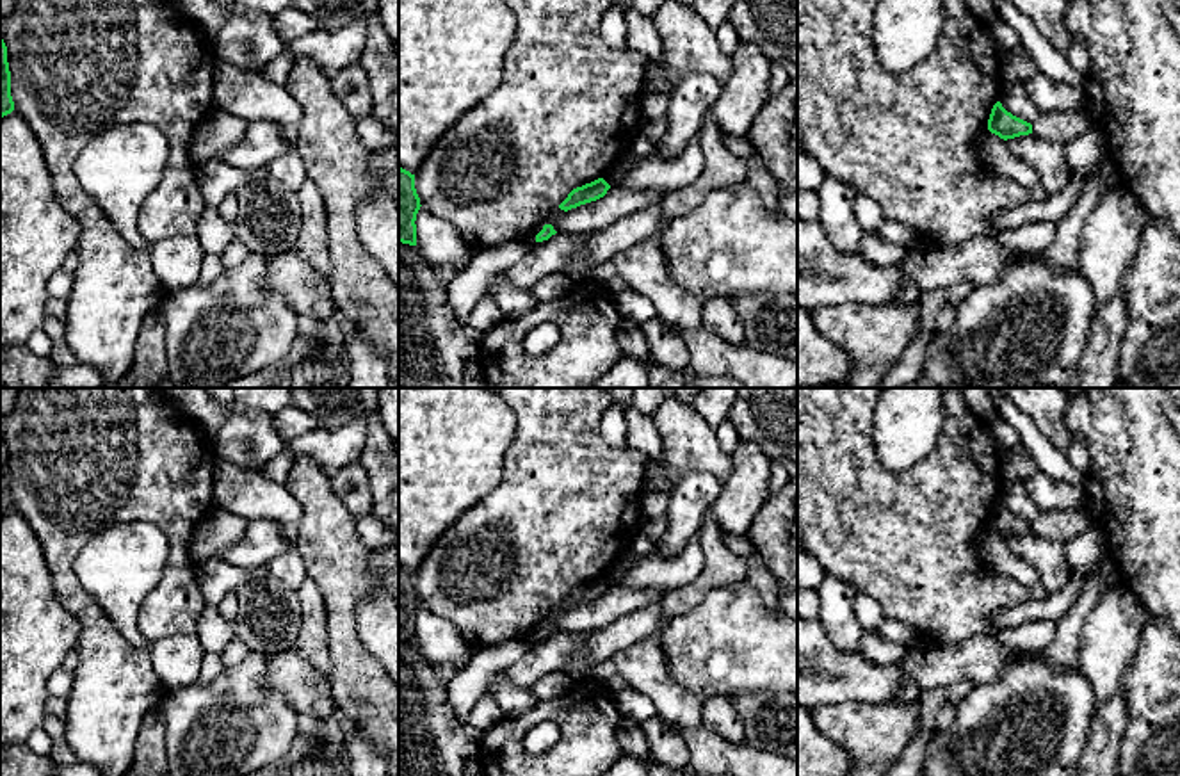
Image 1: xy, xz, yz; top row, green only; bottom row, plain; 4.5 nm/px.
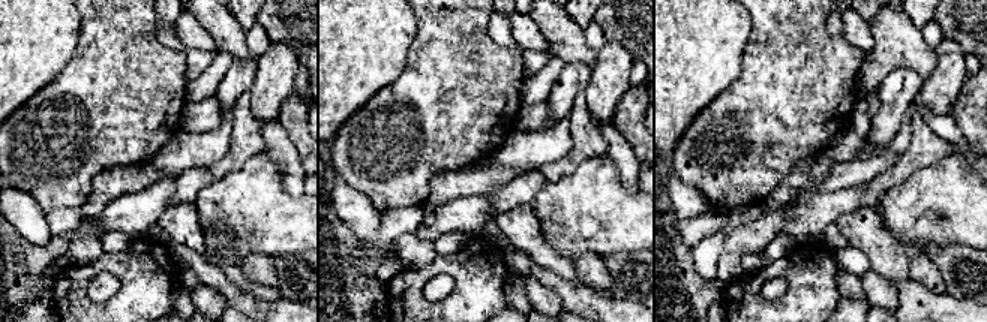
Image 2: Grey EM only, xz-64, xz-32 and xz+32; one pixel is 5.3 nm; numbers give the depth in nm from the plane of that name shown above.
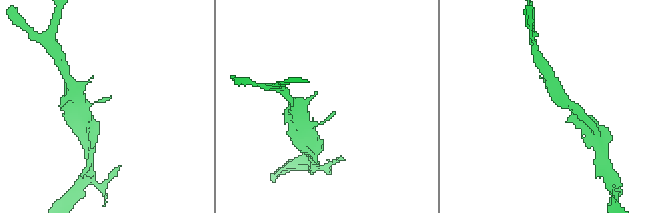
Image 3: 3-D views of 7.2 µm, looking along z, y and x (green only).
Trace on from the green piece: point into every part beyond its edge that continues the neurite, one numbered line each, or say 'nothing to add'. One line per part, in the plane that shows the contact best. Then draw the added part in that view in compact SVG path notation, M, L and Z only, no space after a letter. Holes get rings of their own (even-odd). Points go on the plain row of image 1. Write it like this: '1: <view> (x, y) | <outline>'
nothing to add

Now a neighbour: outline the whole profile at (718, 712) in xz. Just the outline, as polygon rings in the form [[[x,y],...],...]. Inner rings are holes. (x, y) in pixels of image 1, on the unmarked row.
[[[712,696],[701,705],[703,728],[733,744],[744,742],[744,726],[728,696]]]

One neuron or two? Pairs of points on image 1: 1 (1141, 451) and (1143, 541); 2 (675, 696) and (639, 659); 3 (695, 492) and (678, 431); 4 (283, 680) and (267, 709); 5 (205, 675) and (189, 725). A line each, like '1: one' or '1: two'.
1: one
2: one
3: two
4: two
5: two

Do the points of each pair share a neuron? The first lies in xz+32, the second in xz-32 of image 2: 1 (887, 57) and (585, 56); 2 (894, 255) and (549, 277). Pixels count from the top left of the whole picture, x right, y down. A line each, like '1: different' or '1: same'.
1: same
2: different

